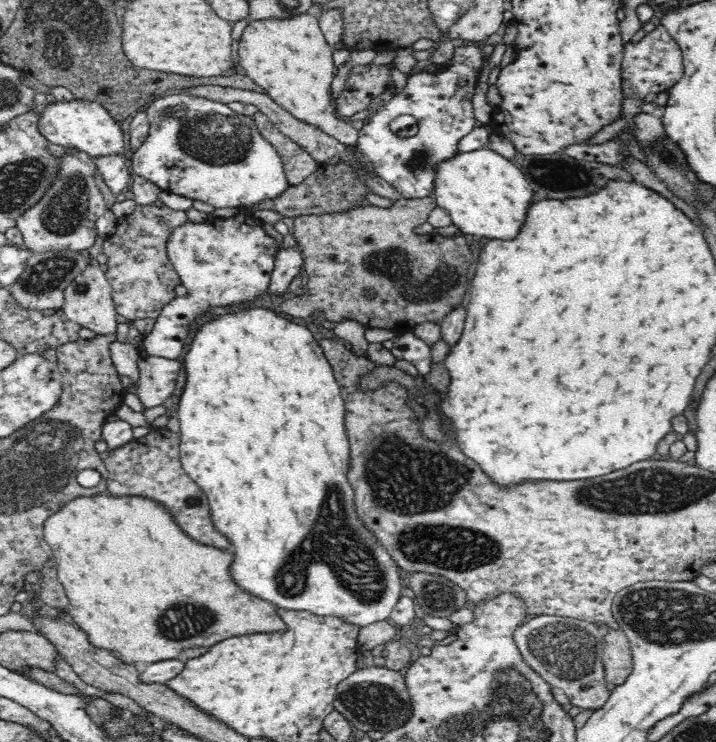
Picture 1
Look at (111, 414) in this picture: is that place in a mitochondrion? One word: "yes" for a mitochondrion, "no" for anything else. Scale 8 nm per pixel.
no

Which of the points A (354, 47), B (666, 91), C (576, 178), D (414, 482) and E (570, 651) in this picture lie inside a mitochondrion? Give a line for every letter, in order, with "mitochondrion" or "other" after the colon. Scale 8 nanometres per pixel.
A: other
B: other
C: mitochondrion
D: mitochondrion
E: mitochondrion

